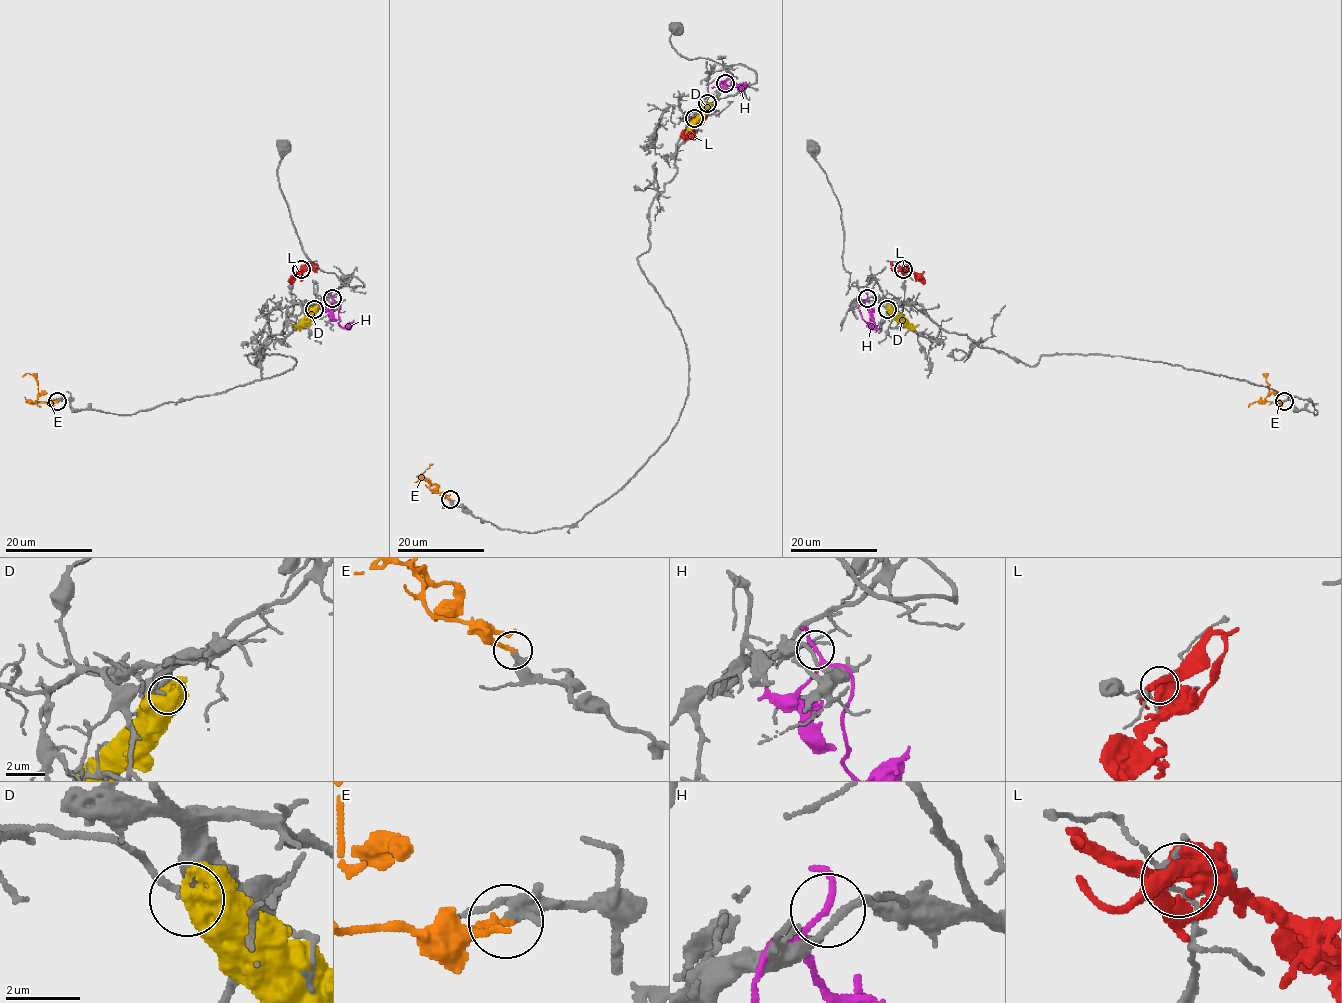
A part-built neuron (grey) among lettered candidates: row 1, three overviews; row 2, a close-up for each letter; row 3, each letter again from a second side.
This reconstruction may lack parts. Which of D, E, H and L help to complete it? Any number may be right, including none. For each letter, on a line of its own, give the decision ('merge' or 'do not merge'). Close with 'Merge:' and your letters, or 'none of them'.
D: do not merge
E: merge
H: do not merge
L: do not merge
Merge: E

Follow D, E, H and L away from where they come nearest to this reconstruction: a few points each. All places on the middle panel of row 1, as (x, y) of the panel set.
D: (707, 102), (707, 109), (685, 134)
E: (450, 499), (431, 491), (429, 481), (430, 484), (421, 480), (414, 482)
H: (724, 83), (733, 74), (733, 85), (746, 82)
L: (694, 119), (684, 139)

